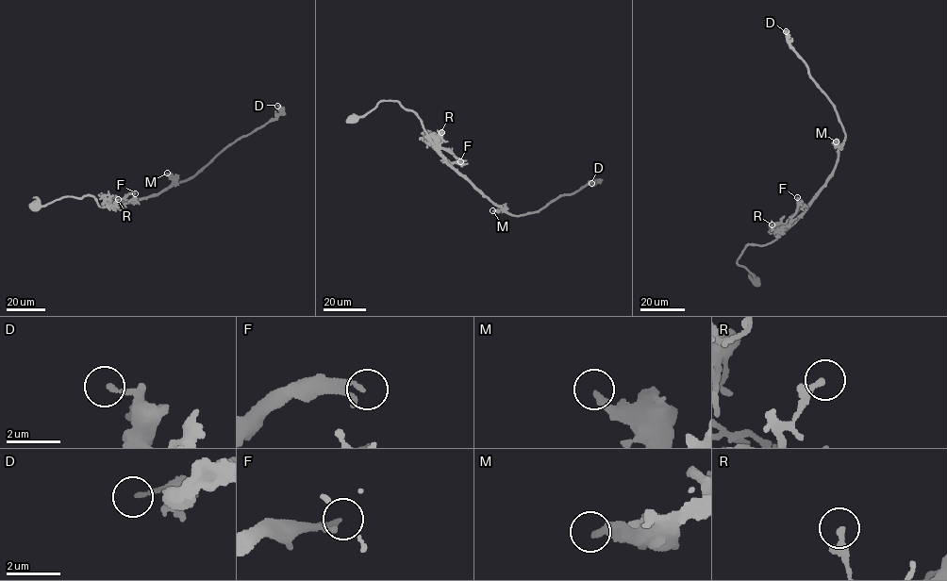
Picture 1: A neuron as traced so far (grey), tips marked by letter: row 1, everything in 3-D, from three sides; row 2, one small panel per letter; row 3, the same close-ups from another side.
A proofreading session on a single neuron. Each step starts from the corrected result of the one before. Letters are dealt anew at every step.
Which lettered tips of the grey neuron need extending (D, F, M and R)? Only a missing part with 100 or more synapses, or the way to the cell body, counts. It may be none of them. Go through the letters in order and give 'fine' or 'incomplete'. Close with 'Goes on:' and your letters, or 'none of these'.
D: fine
F: fine
M: fine
R: fine
Goes on: none of these

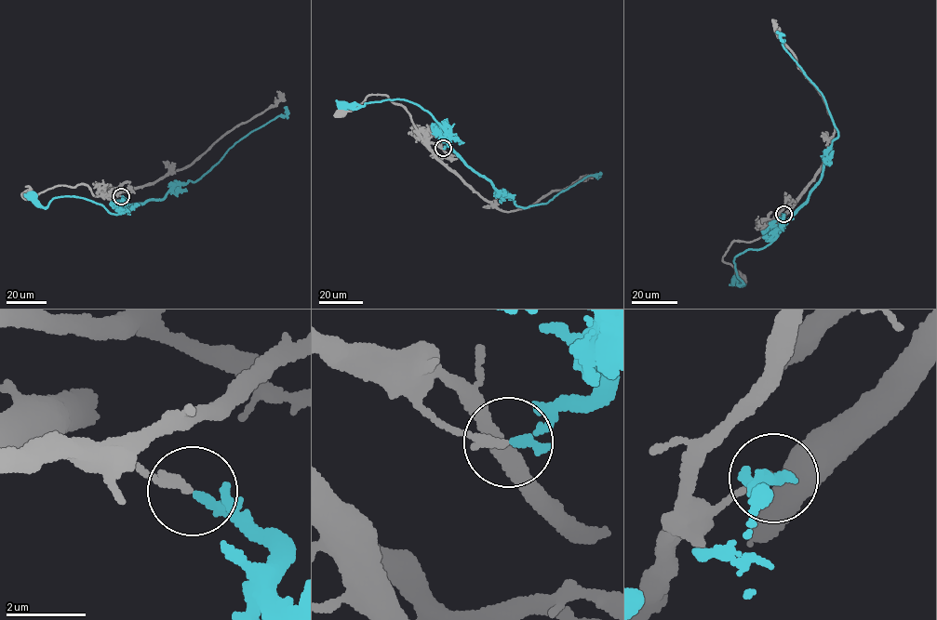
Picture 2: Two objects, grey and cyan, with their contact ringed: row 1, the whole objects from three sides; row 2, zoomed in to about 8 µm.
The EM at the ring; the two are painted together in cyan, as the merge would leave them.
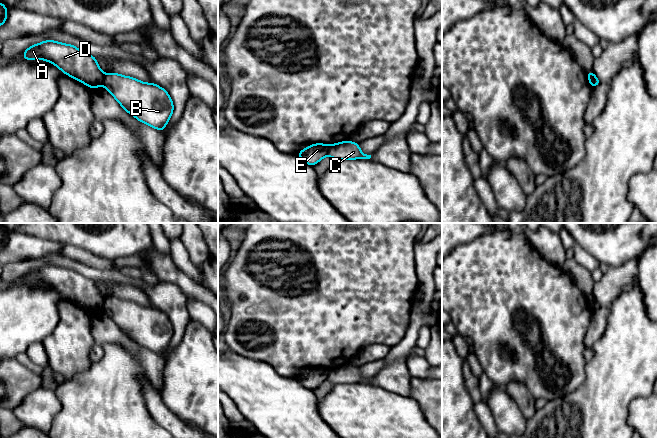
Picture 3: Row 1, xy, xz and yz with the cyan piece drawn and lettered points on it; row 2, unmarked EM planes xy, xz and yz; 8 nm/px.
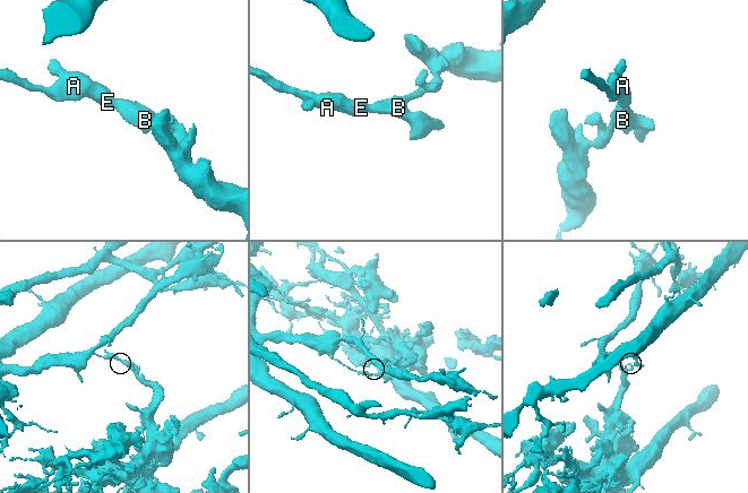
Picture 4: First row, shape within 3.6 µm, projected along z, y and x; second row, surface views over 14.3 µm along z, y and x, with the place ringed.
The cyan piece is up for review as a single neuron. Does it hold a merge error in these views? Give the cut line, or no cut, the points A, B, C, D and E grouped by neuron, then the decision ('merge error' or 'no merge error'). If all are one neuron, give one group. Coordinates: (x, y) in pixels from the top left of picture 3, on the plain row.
xy (105, 298), (102, 308) | A D E / B C | merge error

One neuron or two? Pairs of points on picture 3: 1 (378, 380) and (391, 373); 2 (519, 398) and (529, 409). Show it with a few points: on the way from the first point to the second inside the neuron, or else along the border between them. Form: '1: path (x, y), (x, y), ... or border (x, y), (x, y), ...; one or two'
1: path (381, 380), (388, 376); one
2: path (522, 401), (527, 406); one

